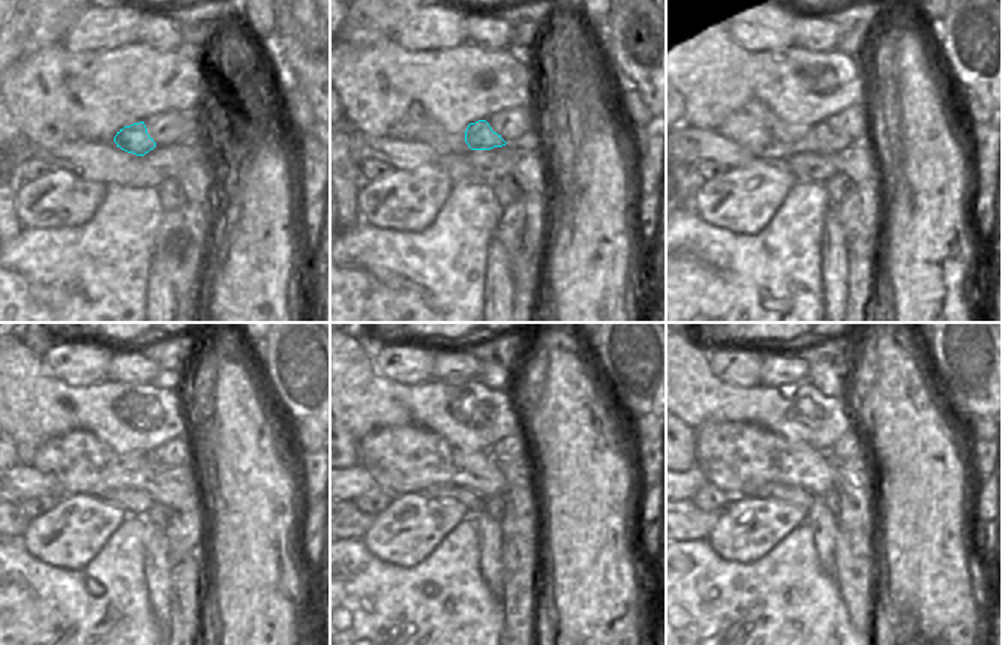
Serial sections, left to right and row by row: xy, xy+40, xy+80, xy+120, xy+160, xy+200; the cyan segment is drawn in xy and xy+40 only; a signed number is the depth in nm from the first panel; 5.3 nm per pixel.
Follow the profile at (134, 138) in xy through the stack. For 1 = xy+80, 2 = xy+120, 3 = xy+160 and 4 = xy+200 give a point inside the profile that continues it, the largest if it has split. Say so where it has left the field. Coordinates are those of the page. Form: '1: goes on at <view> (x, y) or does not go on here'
1: goes on at xy+80 (824, 141)
2: goes on at xy+120 (186, 474)
3: goes on at xy+160 (519, 471)
4: goes on at xy+200 (860, 467)

